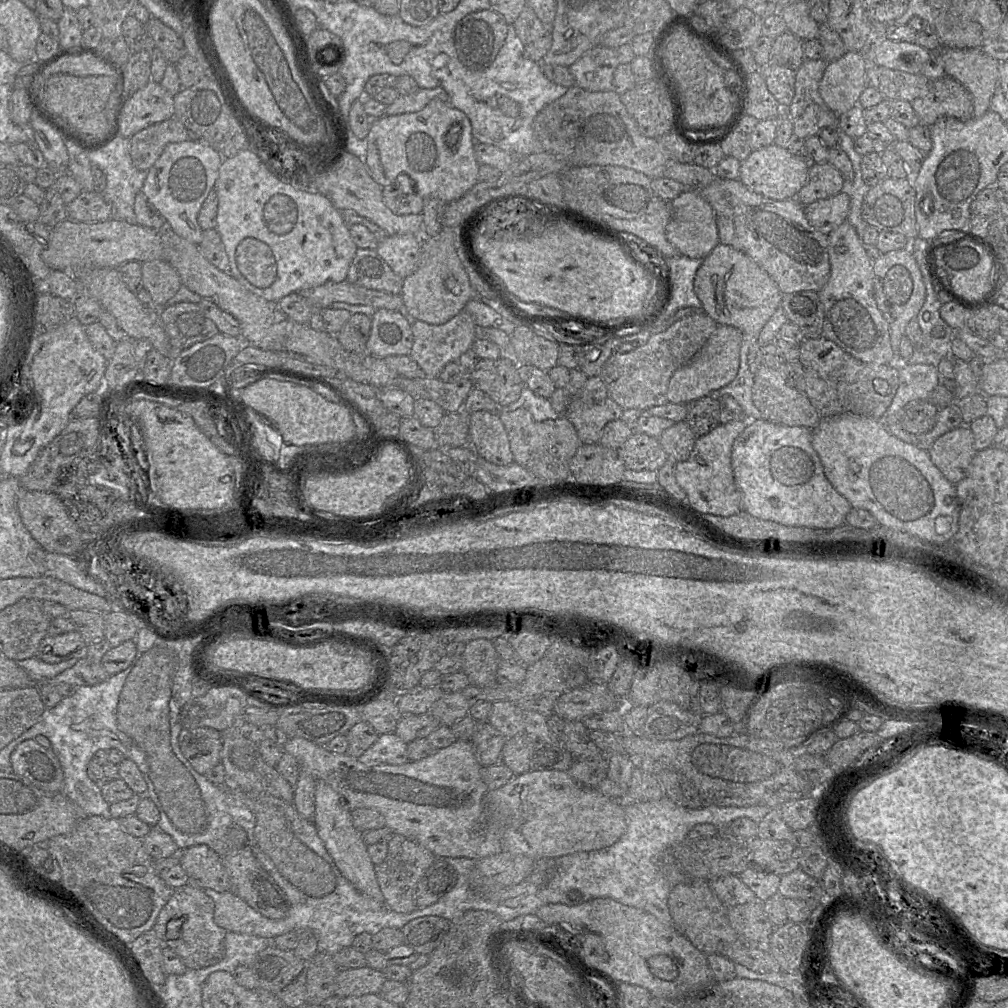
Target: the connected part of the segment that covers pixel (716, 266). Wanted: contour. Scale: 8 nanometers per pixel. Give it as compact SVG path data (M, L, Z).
M719 243L707 255L694 278L694 291L702 303L702 310L718 325L740 330L748 343L748 364L753 375L762 365L758 337L762 328L781 306L783 294L753 259L731 246Z

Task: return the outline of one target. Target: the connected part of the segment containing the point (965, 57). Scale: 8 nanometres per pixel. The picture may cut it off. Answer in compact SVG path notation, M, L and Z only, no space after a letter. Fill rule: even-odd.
M942 47L939 51L945 72L960 82L971 94L973 118L980 118L988 110L991 98L1000 80L1001 62L981 48L954 49Z

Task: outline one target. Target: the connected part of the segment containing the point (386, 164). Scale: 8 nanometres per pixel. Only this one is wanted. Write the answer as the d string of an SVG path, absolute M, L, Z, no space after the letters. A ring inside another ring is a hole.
M432 99L418 112L374 119L366 141L364 164L373 180L382 187L393 183L400 174L405 174L414 182L415 191L423 199L450 203L478 182L480 164L474 155L475 141L470 120L448 102ZM454 124L460 125L460 131L457 144L450 147L445 136Z

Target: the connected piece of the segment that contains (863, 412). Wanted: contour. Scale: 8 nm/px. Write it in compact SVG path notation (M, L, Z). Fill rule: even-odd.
M822 337L806 339L800 345L799 361L804 367L804 373L796 381L797 390L809 399L821 419L838 415L856 415L874 420L885 417L899 385L897 364L864 363L833 341Z

